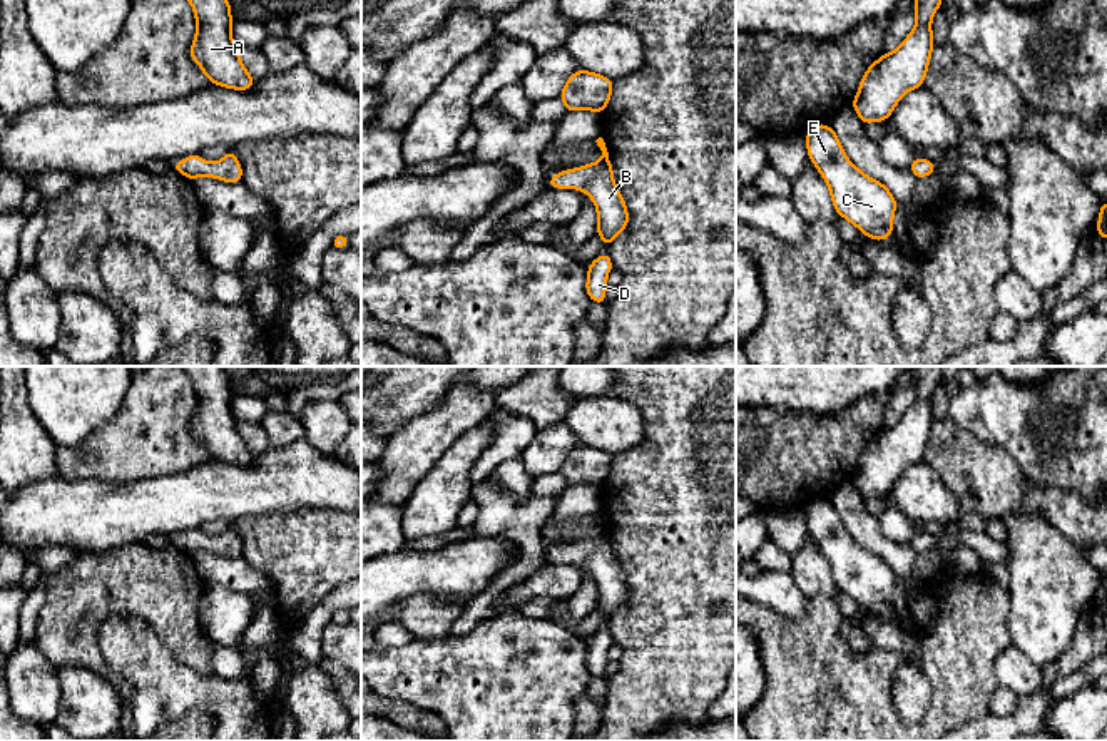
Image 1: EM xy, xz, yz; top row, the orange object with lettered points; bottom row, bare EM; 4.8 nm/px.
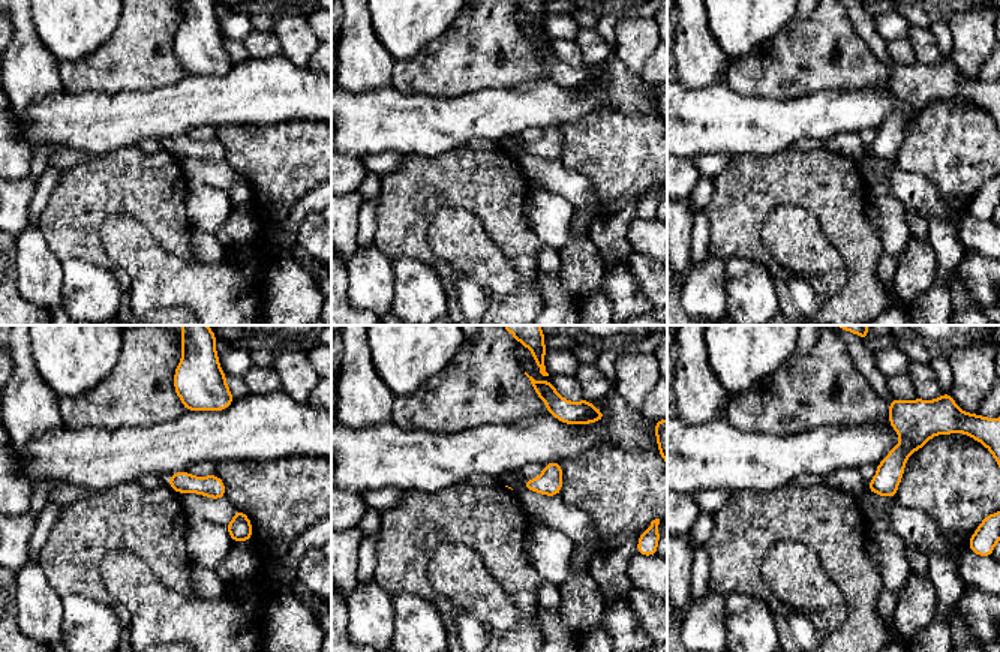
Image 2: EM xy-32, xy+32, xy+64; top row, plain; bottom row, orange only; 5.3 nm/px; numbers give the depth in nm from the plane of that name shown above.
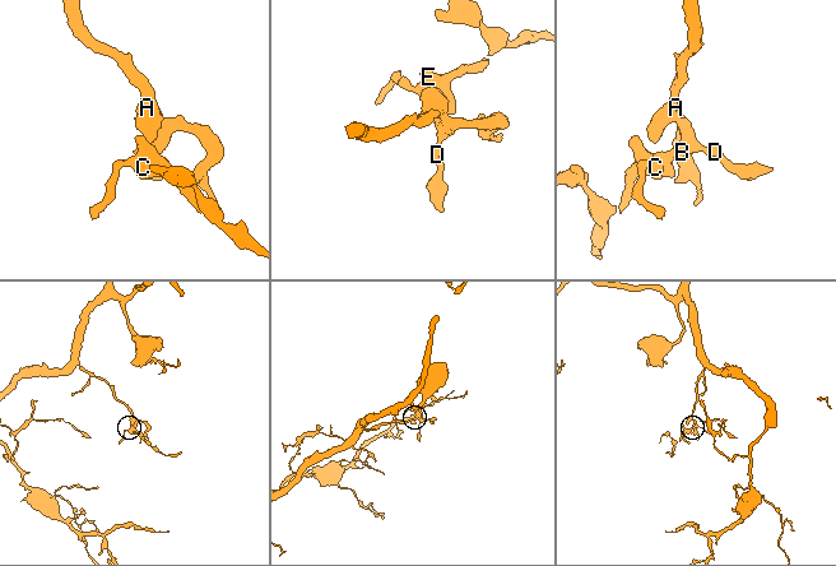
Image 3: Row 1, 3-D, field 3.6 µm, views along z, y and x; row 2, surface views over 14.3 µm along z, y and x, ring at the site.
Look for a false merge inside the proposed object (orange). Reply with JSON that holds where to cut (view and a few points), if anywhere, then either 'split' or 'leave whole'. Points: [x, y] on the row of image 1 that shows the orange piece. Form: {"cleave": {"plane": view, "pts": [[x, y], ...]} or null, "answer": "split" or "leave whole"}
{"cleave": null, "answer": "leave whole"}

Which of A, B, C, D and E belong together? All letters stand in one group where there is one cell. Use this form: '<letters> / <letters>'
A B C D E

